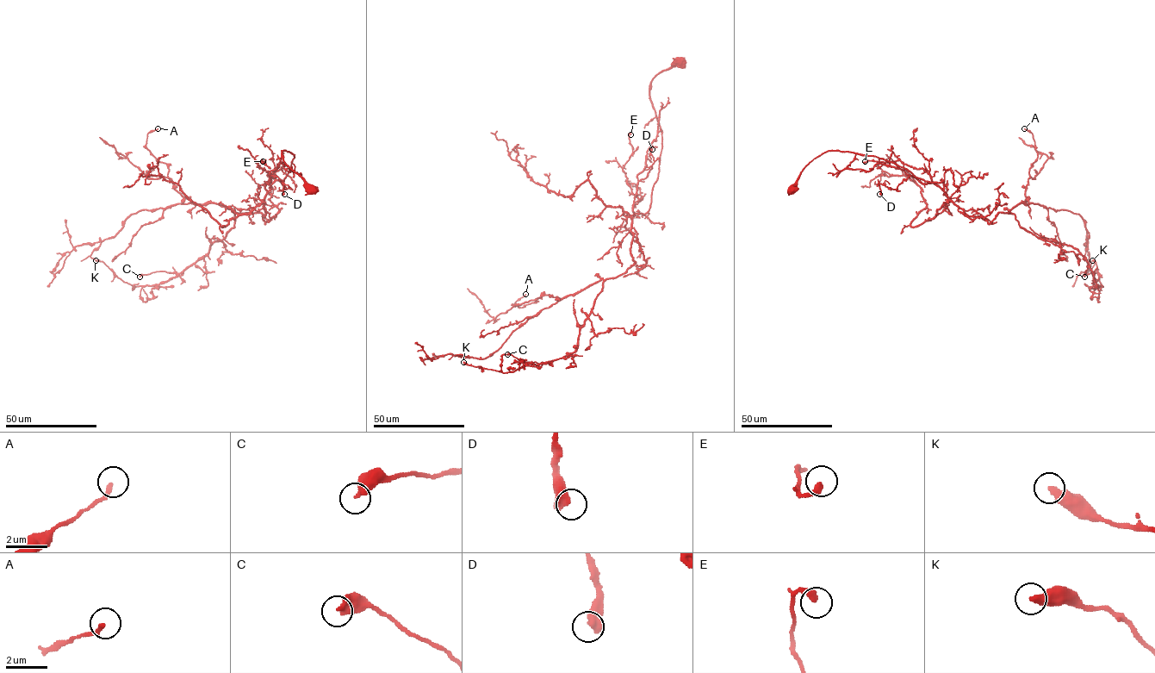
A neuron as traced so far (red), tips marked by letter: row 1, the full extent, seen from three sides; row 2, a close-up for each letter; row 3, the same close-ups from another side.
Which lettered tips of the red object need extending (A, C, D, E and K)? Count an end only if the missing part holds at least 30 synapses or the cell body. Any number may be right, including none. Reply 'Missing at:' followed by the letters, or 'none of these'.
Missing at: none of these

